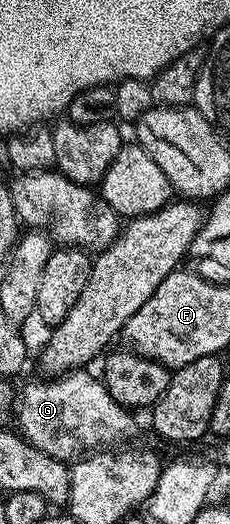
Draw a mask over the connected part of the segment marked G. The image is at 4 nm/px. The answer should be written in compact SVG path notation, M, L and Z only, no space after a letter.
M75 370L53 378L41 378L26 384L22 388L22 397L16 400L17 431L36 450L48 454L52 458L63 462L73 462L83 455L86 450L106 450L111 446L122 446L138 432L138 424L134 421L135 413L118 404L108 394L106 385L90 370Z

